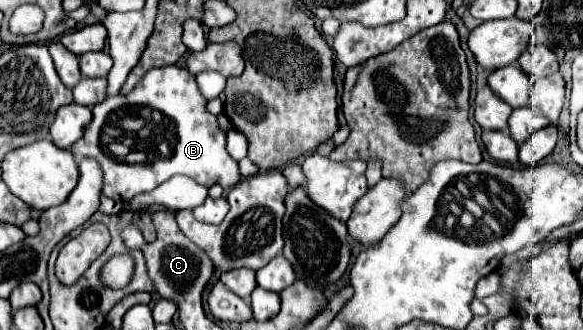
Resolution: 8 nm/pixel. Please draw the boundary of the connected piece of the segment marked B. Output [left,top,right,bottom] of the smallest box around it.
[72,65,242,203]

